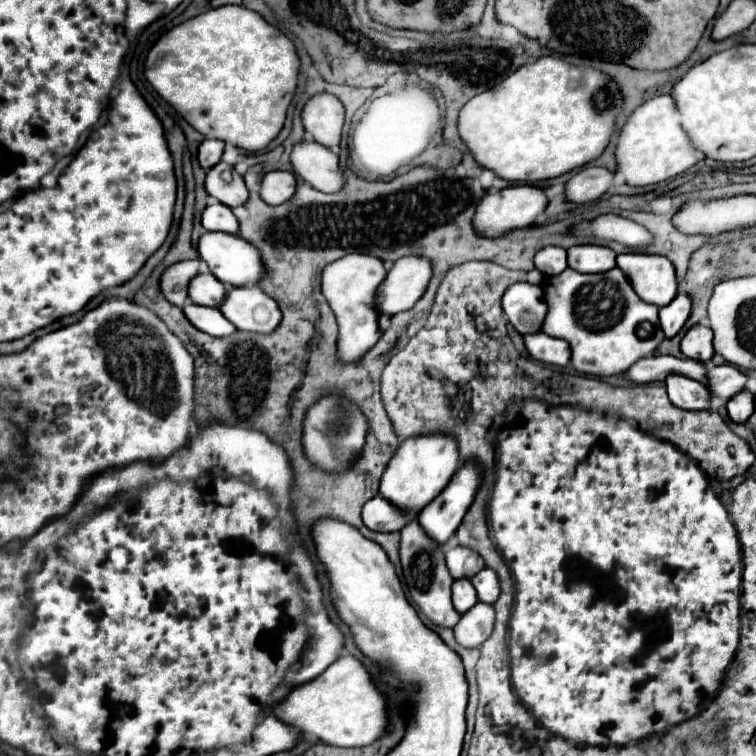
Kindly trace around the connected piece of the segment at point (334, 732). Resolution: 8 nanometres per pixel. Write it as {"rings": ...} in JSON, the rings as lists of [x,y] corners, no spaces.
{"rings":[[[354,657],[336,659],[316,679],[294,687],[284,701],[274,707],[280,721],[294,725],[302,735],[314,735],[334,747],[366,747],[386,735],[386,701],[372,683],[366,667]]]}

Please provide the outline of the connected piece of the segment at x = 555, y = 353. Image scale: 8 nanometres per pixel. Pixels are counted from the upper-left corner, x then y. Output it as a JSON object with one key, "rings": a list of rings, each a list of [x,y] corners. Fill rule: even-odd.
{"rings":[[[538,331],[538,333],[526,335],[524,343],[532,359],[538,359],[542,363],[556,365],[556,367],[566,367],[570,363],[570,345],[564,339],[550,337]]]}

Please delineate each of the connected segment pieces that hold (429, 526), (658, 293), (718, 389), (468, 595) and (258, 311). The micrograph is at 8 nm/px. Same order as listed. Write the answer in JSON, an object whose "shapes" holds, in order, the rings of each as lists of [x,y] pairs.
{"shapes":[[[[474,461],[464,463],[452,481],[448,483],[448,489],[432,501],[424,513],[418,513],[418,523],[426,531],[426,535],[436,541],[438,545],[446,545],[448,539],[456,533],[464,513],[468,511],[476,487],[480,485],[480,465]]],[[[622,253],[616,265],[628,277],[636,295],[652,305],[664,307],[676,297],[676,275],[670,259],[646,253]]],[[[722,365],[722,367],[712,367],[708,373],[708,389],[712,395],[718,395],[722,399],[732,399],[736,393],[740,393],[748,381],[746,375],[742,375],[740,369],[734,365]]],[[[454,581],[452,585],[452,601],[454,601],[454,609],[464,615],[468,609],[472,609],[478,601],[476,601],[476,591],[472,589],[470,581]]],[[[256,285],[230,287],[228,297],[220,303],[222,315],[242,331],[270,333],[282,319],[282,313],[272,297]]]]}

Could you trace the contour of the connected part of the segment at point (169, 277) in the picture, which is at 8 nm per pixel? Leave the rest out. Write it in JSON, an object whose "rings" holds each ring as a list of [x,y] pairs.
{"rings":[[[188,259],[188,261],[178,261],[170,265],[162,277],[160,277],[160,289],[164,297],[178,307],[184,307],[188,303],[188,283],[190,279],[198,275],[198,261]]]}

